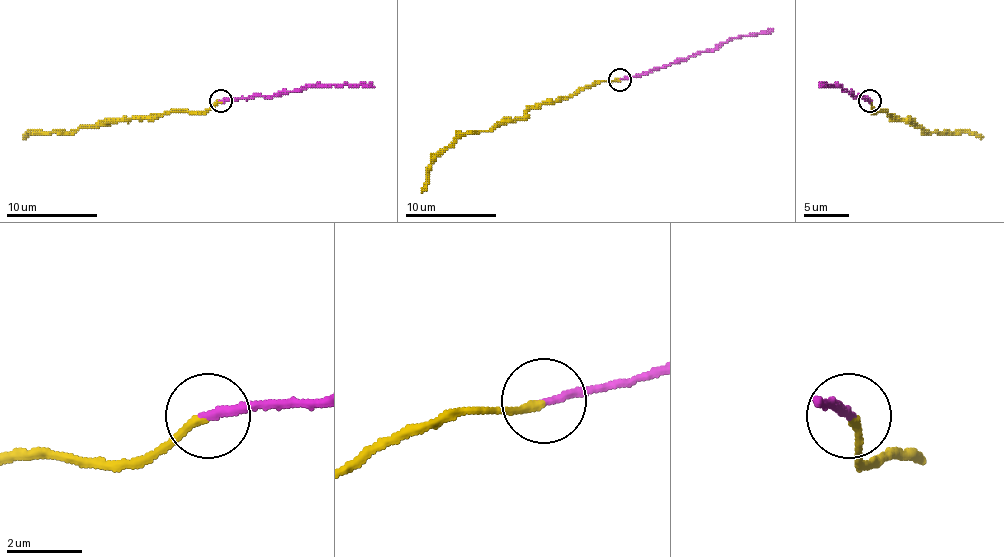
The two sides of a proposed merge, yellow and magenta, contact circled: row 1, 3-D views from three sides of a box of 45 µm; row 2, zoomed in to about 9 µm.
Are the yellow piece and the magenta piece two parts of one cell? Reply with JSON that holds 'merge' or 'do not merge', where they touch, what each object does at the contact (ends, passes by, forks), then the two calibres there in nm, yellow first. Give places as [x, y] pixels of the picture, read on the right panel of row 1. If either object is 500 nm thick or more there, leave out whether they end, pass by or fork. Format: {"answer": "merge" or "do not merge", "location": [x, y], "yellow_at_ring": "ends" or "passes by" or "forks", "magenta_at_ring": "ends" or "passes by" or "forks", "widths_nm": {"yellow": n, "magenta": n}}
{"answer": "do not merge", "location": [870, 101], "yellow_at_ring": "ends", "magenta_at_ring": "ends", "widths_nm": {"yellow": 200, "magenta": 220}}

